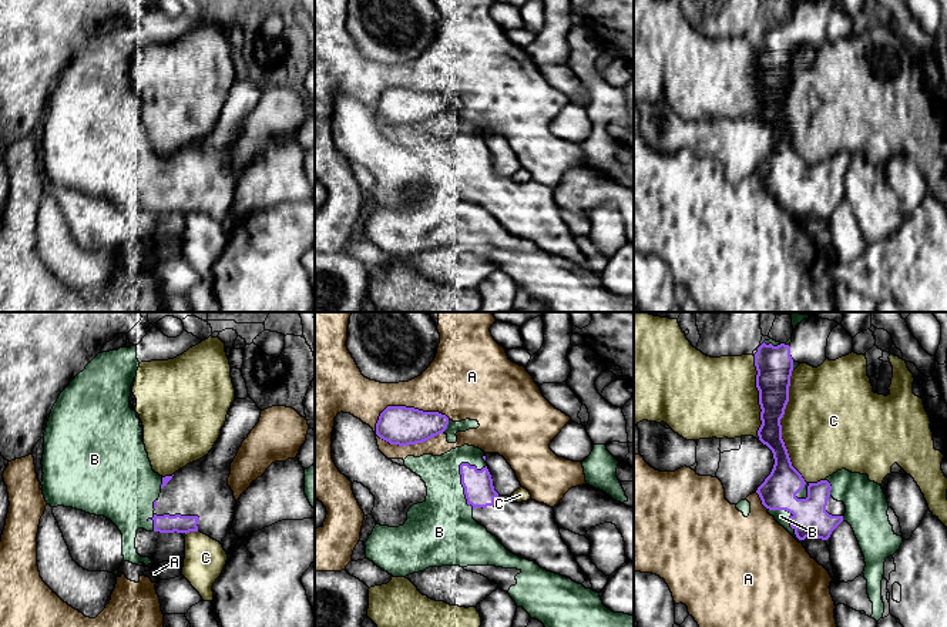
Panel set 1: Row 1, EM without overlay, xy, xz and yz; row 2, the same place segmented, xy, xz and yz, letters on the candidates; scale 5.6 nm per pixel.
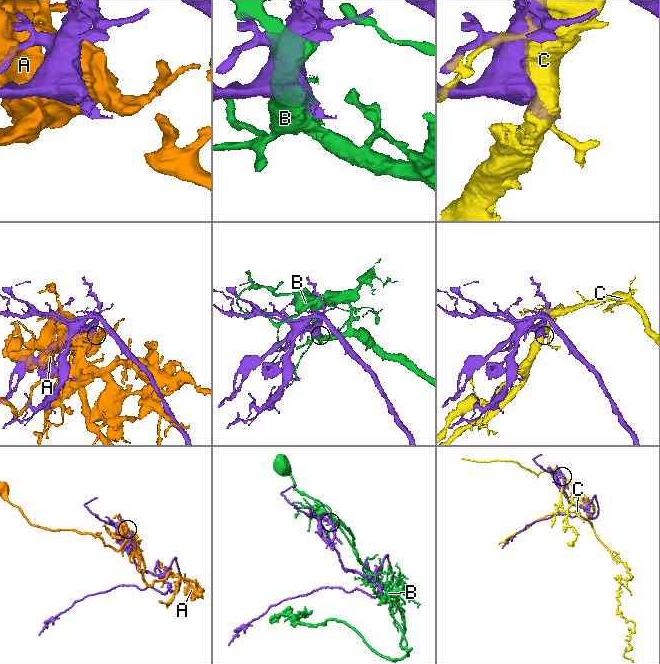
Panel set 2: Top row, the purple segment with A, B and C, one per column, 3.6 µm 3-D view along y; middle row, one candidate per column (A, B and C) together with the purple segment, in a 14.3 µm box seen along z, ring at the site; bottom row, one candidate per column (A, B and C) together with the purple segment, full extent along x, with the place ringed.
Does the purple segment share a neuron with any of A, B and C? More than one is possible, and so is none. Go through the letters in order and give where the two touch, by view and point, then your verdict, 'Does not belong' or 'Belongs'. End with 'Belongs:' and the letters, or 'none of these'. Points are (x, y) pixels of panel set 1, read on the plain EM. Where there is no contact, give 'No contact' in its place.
A: Touches purple at xz (405, 87). Does not belong
B: Touches purple at xz (463, 167). Does not belong
C: Touches purple at yz (781, 107). Does not belong
Belongs: none of these

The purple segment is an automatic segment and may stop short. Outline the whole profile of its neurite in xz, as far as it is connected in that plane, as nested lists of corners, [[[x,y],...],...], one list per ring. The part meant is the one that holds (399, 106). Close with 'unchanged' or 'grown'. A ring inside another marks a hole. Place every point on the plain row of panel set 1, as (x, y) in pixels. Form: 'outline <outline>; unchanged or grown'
outline [[[387,87],[376,104],[376,115],[390,125],[423,124],[447,110],[449,98],[406,87]]]; unchanged

